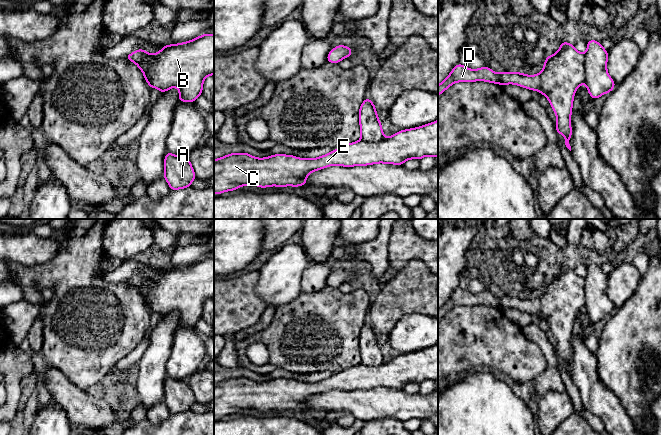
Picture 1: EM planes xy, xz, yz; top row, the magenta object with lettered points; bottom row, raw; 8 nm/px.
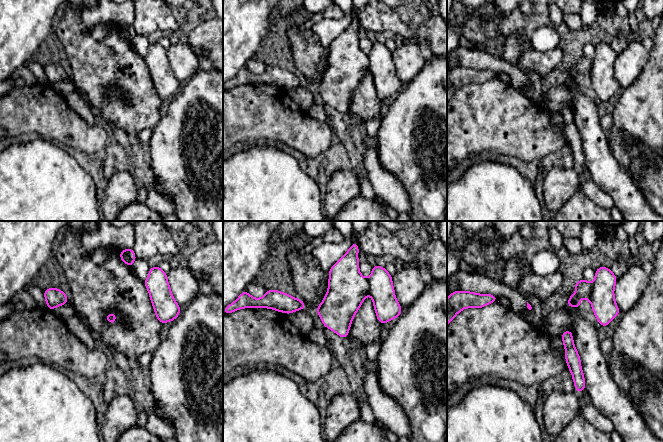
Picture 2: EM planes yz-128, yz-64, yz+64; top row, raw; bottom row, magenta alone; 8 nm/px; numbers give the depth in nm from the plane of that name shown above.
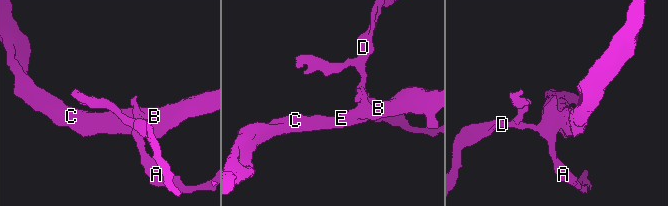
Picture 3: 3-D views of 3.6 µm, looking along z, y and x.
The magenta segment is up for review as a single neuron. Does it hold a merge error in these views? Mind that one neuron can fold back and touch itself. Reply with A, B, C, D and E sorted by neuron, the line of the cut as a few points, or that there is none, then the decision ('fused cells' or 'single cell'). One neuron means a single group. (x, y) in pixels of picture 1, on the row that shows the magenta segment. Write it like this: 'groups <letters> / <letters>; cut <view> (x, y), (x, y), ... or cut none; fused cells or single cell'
groups A D / B C E; cut yz (583, 54), (584, 82); fused cells

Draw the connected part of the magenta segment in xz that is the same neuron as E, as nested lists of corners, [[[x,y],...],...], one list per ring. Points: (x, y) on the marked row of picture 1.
[[[438,120],[401,130],[379,142],[359,140],[341,145],[313,159],[285,154],[256,158],[249,153],[230,153],[214,160],[214,193],[238,190],[245,185],[298,187],[306,185],[310,173],[333,165],[403,165],[406,160],[421,160],[425,156],[438,156]]]

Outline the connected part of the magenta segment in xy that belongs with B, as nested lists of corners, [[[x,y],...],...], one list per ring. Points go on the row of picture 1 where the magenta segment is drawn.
[[[214,34],[165,45],[156,54],[138,49],[125,58],[140,68],[150,88],[164,93],[177,87],[179,103],[192,103],[202,94],[204,79],[214,75]]]

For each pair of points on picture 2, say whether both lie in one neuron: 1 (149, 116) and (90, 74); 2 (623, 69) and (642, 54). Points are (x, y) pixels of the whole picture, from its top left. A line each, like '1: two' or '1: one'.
1: one
2: one

